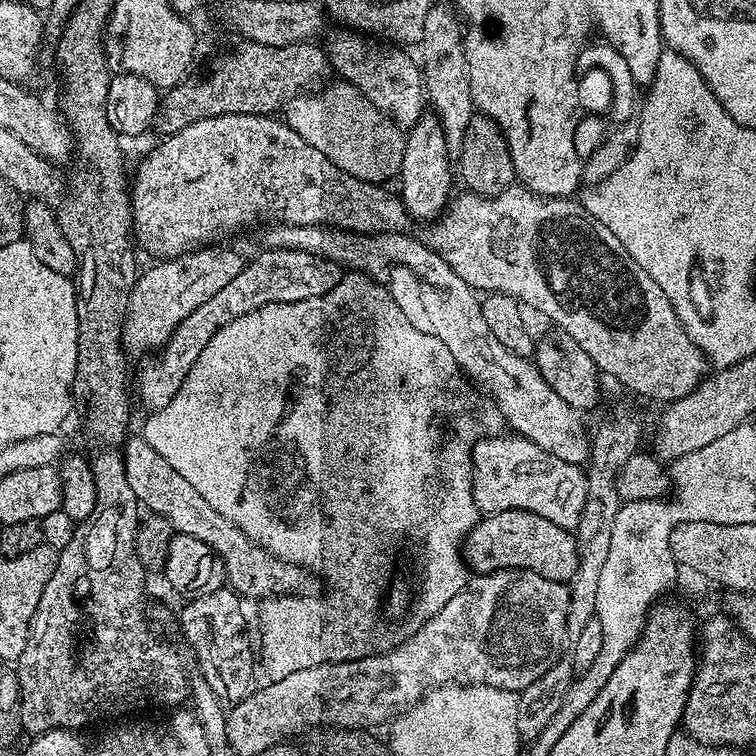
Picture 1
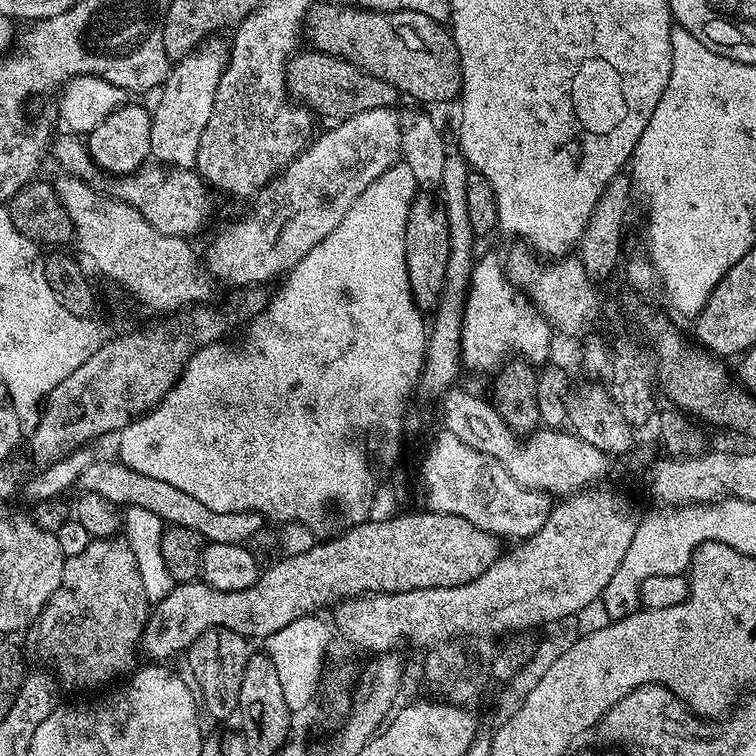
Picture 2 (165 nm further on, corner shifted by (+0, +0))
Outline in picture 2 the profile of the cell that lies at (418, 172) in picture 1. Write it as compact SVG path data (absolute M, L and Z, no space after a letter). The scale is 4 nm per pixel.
M424 194L417 195L406 222L405 262L408 271L408 285L416 307L421 313L432 314L443 297L446 282L446 268L450 259L450 230L447 214L439 203L436 204Z

